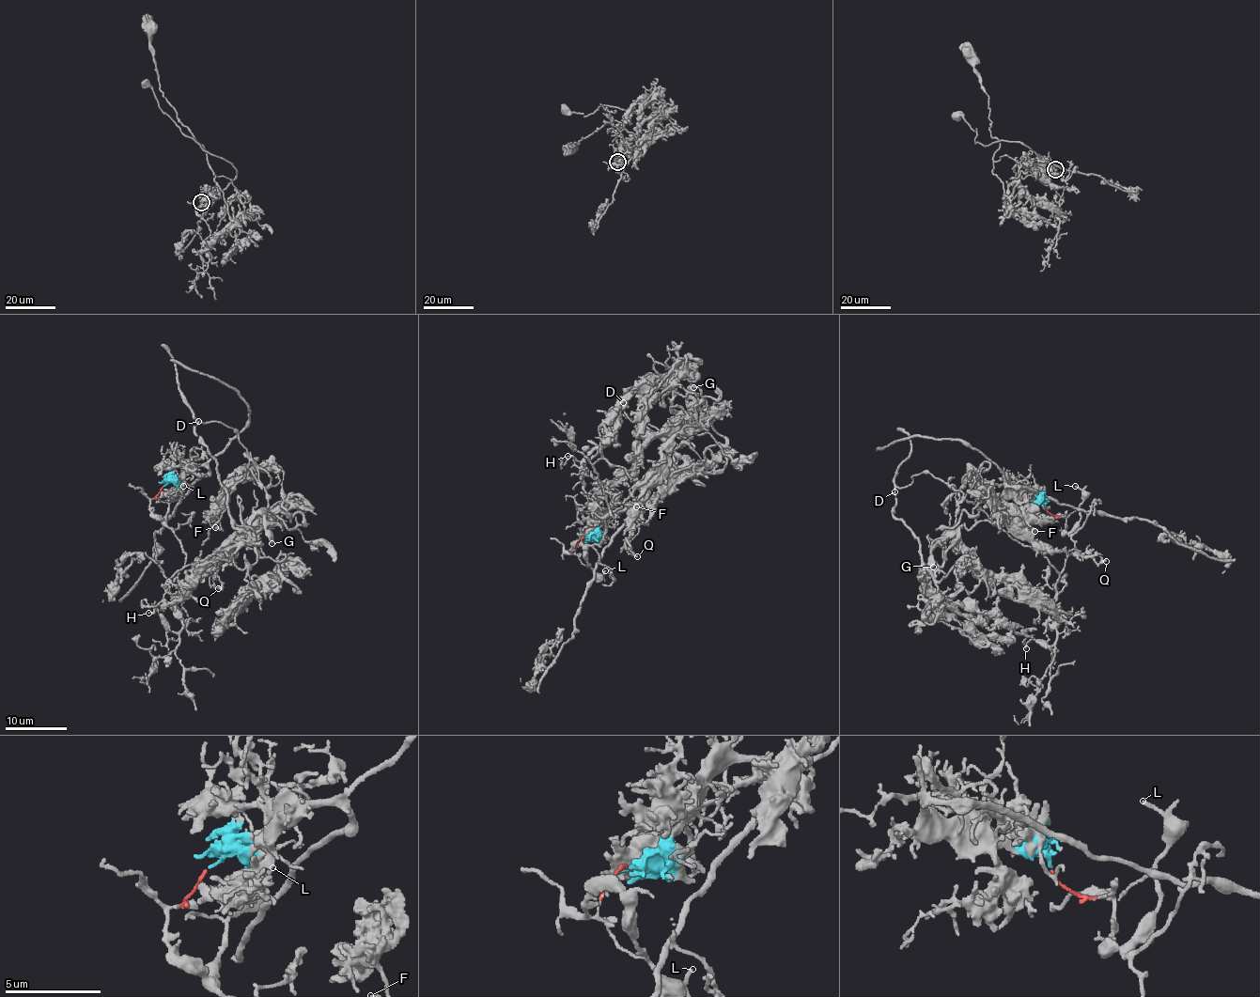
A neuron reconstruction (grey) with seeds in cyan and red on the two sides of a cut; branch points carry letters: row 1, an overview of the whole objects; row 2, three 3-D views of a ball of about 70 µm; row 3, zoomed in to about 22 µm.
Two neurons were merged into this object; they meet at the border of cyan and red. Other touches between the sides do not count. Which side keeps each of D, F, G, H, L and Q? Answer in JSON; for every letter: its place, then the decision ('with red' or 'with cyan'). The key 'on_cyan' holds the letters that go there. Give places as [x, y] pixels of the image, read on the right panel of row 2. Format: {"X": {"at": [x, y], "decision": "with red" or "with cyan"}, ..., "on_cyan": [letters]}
{"D": {"at": [894, 491], "decision": "with red"}, "F": {"at": [1034, 531], "decision": "with red"}, "G": {"at": [933, 567], "decision": "with red"}, "H": {"at": [1026, 648], "decision": "with red"}, "L": {"at": [1075, 486], "decision": "with red"}, "Q": {"at": [1106, 561], "decision": "with red"}, "on_cyan": []}

